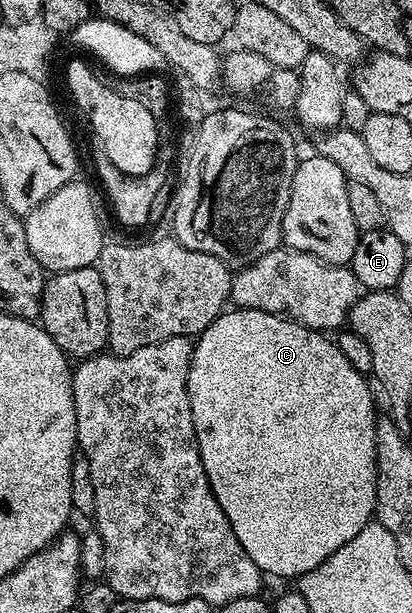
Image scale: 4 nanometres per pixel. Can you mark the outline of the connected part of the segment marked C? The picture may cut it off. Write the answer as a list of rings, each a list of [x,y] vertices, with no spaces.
[[[228,309],[203,331],[192,349],[192,364],[188,374],[188,396],[194,417],[194,429],[202,465],[210,481],[210,489],[226,513],[226,521],[234,529],[234,537],[242,541],[242,549],[250,553],[250,561],[258,565],[265,576],[277,575],[280,579],[299,580],[300,576],[318,569],[330,553],[342,549],[367,523],[373,522],[376,510],[376,403],[372,400],[369,380],[342,353],[342,349],[327,334],[312,331],[285,319],[283,315],[271,315],[254,309]]]

